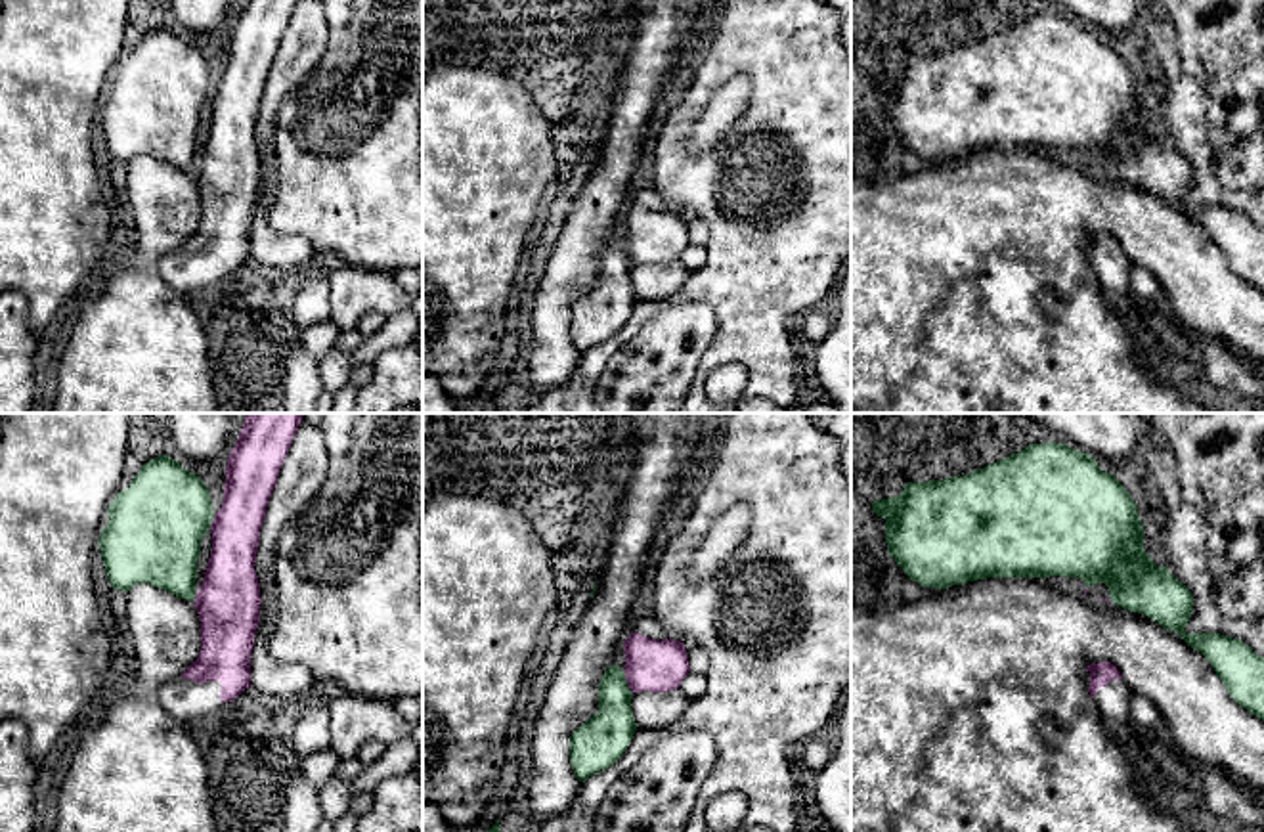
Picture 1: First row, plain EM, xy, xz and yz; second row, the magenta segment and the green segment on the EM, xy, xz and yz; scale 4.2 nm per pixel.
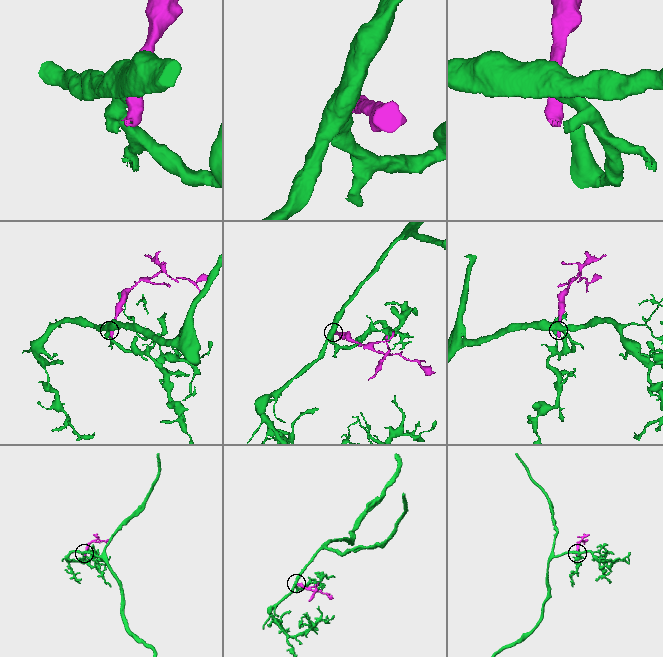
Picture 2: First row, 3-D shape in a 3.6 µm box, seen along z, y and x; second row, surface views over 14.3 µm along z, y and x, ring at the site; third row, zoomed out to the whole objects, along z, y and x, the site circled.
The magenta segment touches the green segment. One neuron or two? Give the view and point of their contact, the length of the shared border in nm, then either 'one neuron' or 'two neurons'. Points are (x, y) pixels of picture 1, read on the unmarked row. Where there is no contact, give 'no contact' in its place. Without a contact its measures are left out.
meets magenta in xz at (626, 251); contact 80 nm long; one neuron

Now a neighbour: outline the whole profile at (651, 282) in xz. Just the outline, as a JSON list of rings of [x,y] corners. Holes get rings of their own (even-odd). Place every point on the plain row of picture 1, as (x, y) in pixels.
[[[679,262],[633,264],[631,281],[639,300],[665,300],[673,296],[688,279],[690,272]]]

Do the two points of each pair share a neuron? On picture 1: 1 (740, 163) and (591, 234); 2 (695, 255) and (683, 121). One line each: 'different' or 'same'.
1: different
2: different

